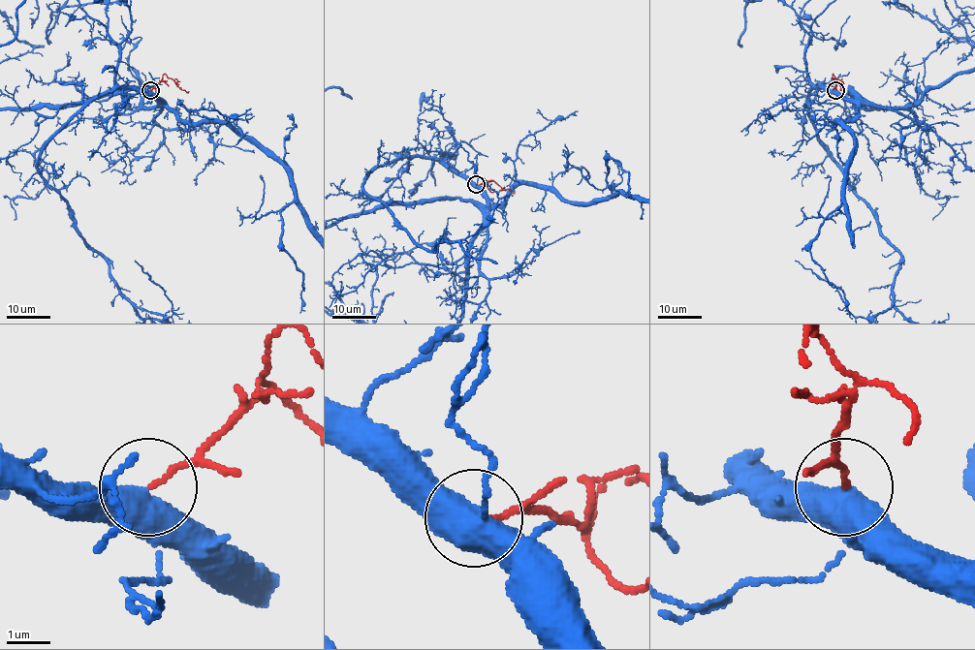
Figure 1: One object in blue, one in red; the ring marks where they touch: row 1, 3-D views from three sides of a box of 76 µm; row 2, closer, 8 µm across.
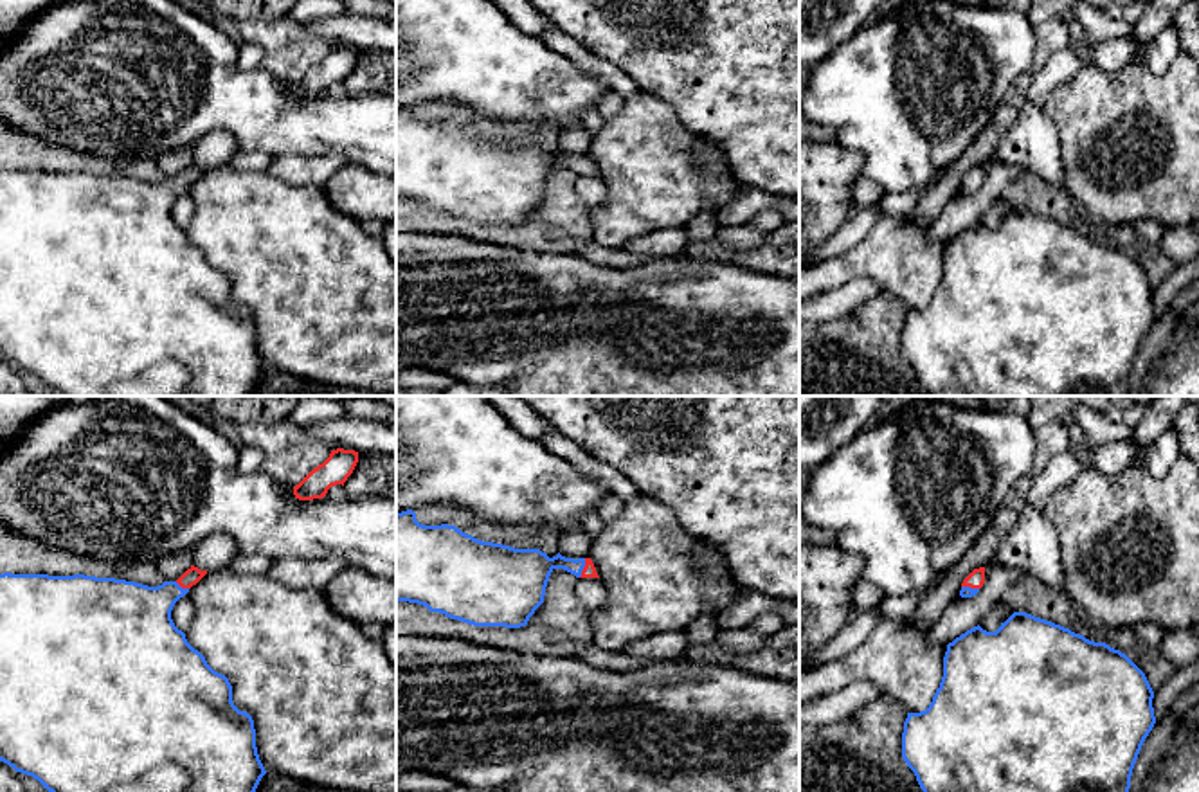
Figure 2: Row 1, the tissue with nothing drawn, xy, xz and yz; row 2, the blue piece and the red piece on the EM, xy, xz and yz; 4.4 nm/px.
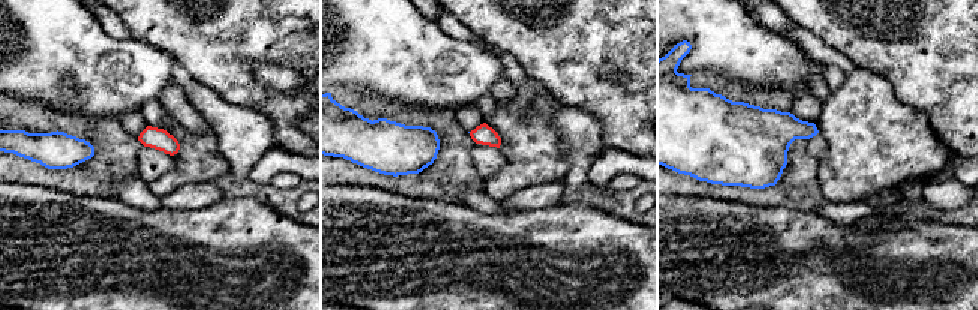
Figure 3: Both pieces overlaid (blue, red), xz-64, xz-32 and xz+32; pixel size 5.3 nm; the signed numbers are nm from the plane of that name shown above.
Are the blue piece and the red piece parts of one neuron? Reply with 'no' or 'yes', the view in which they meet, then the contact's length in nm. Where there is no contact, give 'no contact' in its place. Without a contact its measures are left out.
yes; meets blue in xz; contact 90 nm long

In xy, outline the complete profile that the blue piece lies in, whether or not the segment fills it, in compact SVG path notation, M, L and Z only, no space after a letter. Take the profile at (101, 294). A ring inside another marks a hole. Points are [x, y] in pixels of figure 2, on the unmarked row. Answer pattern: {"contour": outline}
{"contour": "M191 162L176 178L158 184L85 171L0 171L0 358L32 373L61 396L252 396L266 371L256 344L254 317L234 302L229 275L207 261L171 216L175 200L205 171Z"}

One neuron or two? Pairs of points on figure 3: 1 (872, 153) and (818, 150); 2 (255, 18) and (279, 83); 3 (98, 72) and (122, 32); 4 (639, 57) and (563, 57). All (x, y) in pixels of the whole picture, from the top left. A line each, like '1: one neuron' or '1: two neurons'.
1: two neurons
2: two neurons
3: two neurons
4: one neuron

